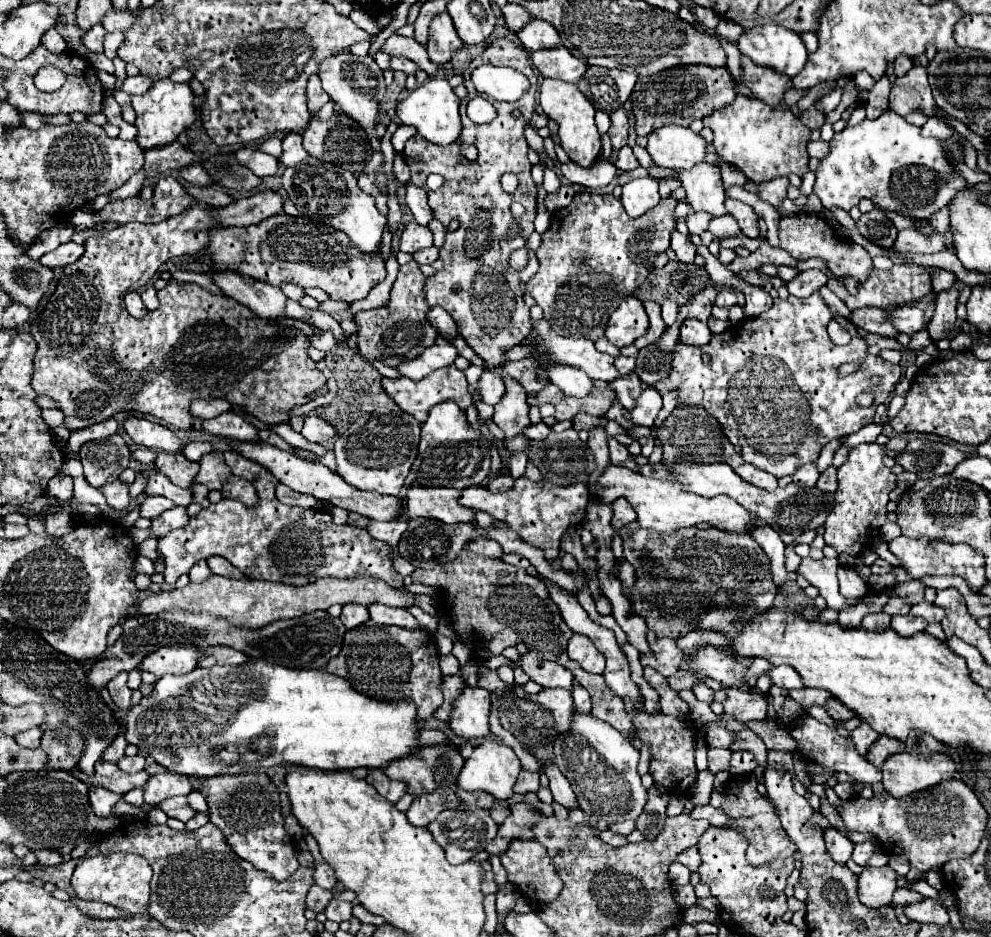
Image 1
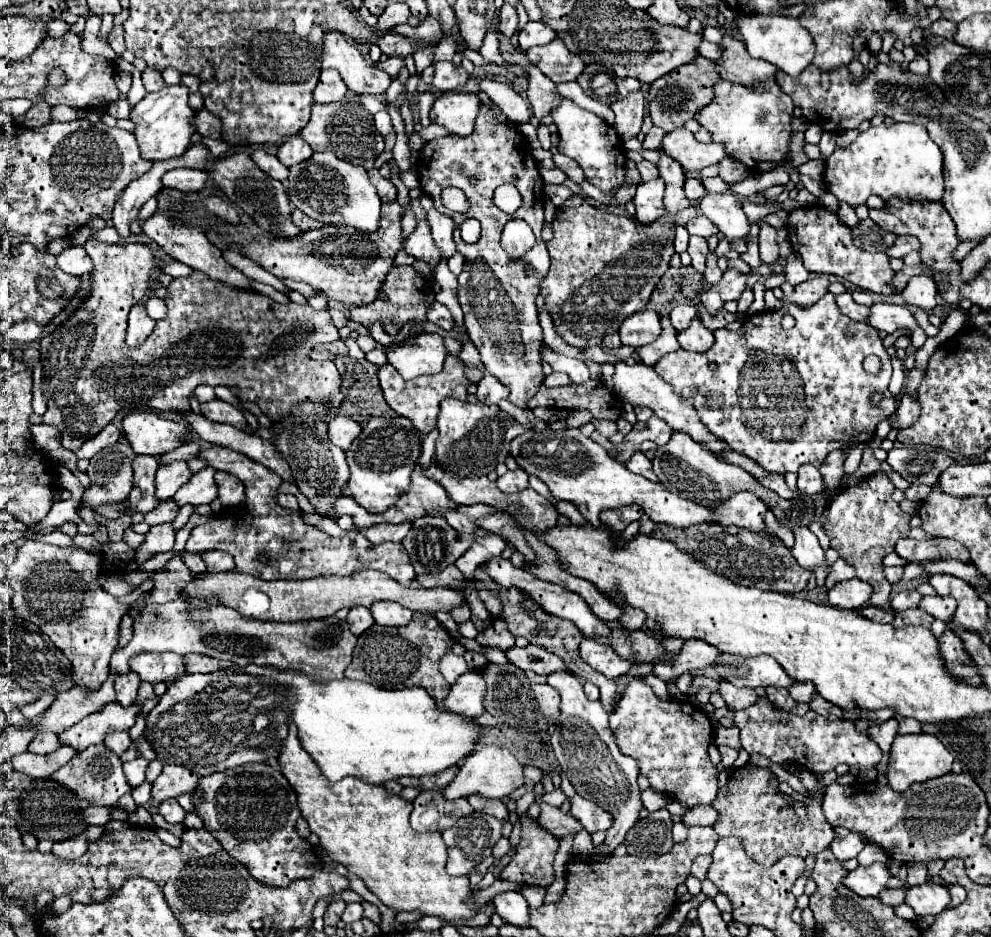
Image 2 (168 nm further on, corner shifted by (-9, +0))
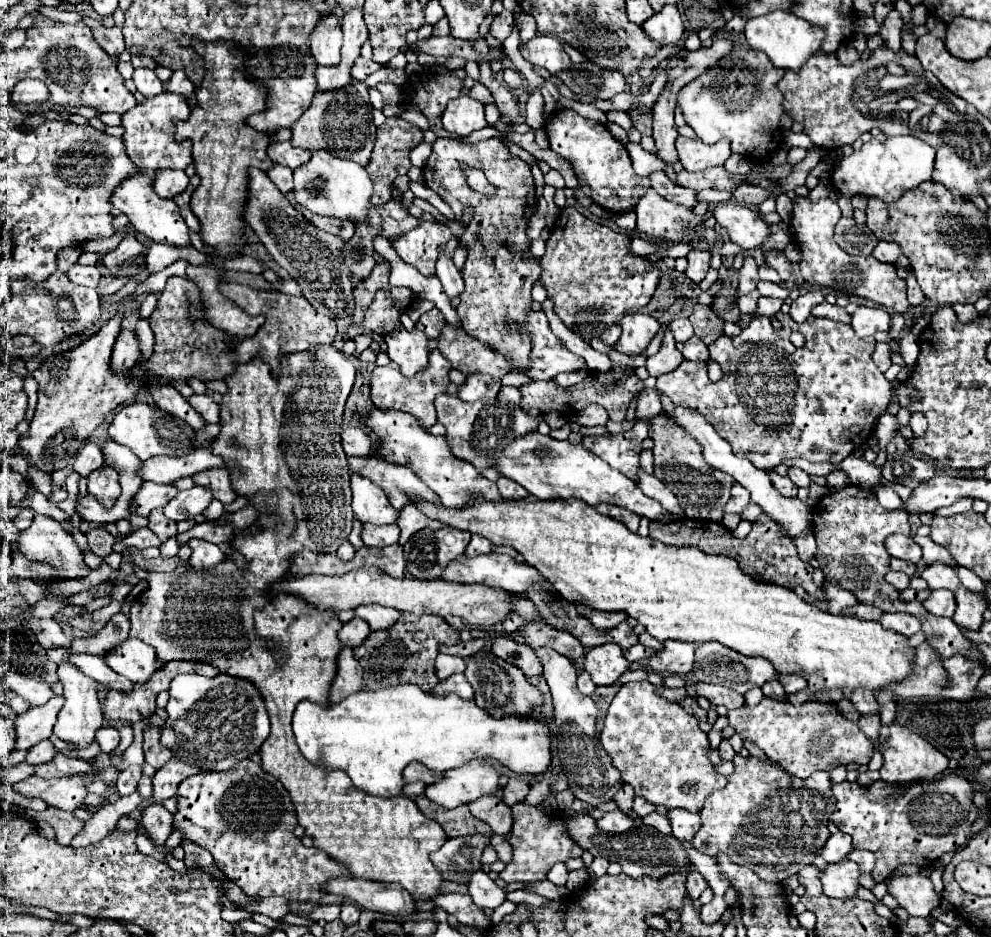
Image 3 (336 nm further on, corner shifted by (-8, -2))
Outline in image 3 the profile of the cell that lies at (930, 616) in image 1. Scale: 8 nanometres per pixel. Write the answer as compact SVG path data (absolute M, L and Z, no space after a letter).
M932 591L932 595L922 605L932 615L938 615L938 617L952 617L954 609L956 609L954 593L950 593L950 591Z

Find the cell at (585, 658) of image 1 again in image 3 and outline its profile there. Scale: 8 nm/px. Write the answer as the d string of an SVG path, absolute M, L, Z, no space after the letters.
M616 643L592 647L584 657L584 669L592 675L596 685L614 685L628 667L630 663L624 659L622 649Z

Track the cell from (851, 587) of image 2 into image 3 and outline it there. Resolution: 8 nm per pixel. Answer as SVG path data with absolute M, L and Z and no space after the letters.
M826 583L826 597L828 597L828 611L838 615L842 609L846 607L852 607L852 605L858 605L858 599L854 593L838 587L838 585L832 585L832 583Z

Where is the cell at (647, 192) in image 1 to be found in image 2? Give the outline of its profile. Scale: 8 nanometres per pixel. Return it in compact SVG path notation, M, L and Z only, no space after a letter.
M661 177L651 179L651 181L641 181L637 185L637 193L633 197L635 209L637 209L637 219L641 223L653 223L663 215L663 193L665 193L665 183Z

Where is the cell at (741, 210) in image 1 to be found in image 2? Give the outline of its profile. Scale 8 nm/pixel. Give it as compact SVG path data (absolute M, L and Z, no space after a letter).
M765 221L759 223L759 253L761 253L761 261L763 263L775 263L777 257L779 257L779 249L777 249L777 243L775 243L775 227L767 225Z

